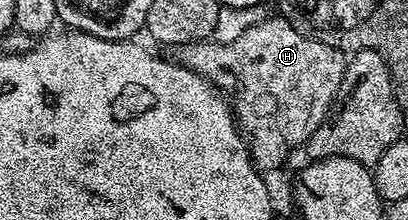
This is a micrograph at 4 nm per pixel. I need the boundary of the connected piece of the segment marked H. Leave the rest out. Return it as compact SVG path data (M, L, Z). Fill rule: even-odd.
M269 17L254 25L254 29L246 29L246 33L229 43L184 43L175 48L174 59L181 67L201 75L217 91L227 96L236 125L247 142L248 152L252 154L252 163L257 171L269 173L268 171L283 165L284 158L288 155L288 147L294 146L300 138L301 142L312 135L314 129L322 125L322 121L332 110L332 102L342 85L346 55L322 41L298 33L298 29L294 29L290 21L282 17Z

